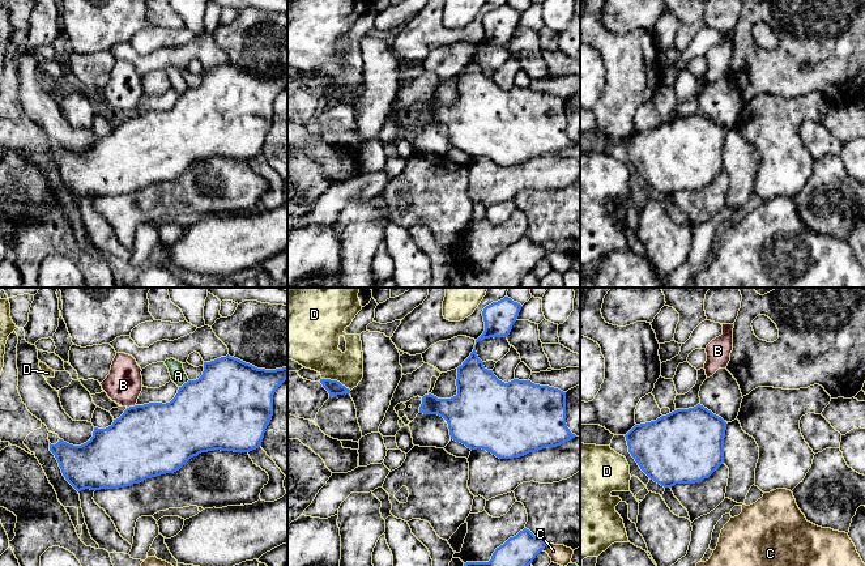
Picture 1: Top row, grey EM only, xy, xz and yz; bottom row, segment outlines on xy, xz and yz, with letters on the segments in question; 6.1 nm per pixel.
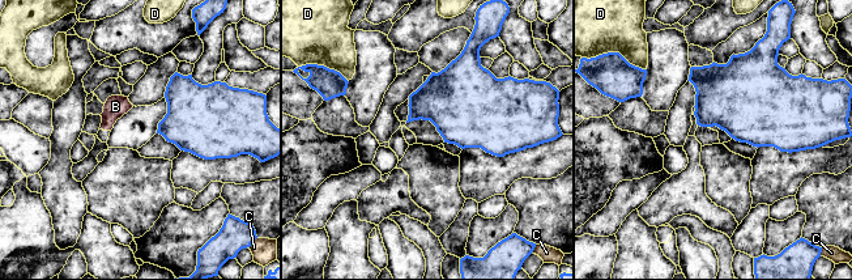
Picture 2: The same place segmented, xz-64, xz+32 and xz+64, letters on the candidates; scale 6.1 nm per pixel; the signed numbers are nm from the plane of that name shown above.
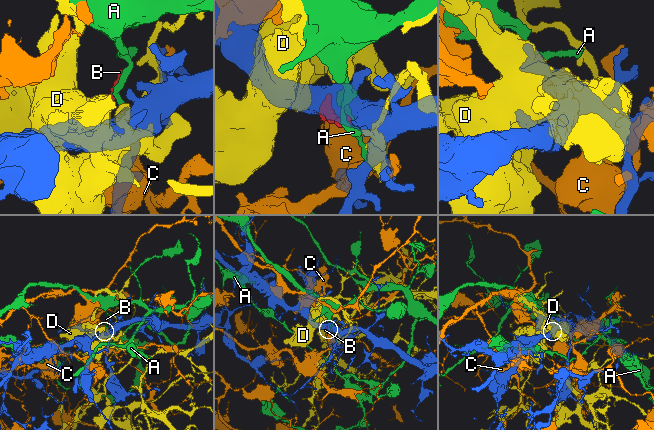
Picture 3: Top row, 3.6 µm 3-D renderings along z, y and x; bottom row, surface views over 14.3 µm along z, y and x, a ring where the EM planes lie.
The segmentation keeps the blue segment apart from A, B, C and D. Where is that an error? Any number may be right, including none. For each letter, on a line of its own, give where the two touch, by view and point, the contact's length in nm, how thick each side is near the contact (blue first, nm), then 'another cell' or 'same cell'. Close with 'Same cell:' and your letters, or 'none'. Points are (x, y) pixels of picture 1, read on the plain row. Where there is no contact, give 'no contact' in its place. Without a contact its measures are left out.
A: meets blue in xy at (184, 90); contact 80 nm long; 460 nm thick on the blue side, 100 nm on the other; another cell
B: meets blue in xy at (131, 114); contact 60 nm long; 460 nm thick on the blue side, 220 nm on the other; another cell
C: meets blue in xz at (545, 252); contact 50 nm long; 220 nm thick on the blue side, 120 nm on the other; another cell
D: meets blue in xz at (336, 88); contact 200 nm long; 90 nm thick on the blue side, 280 nm on the other; another cell
Same cell: none

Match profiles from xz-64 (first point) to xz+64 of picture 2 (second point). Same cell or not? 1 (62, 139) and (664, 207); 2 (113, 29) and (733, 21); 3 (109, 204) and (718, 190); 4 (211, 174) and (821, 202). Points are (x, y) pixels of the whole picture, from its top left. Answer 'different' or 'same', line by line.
1: different
2: same
3: same
4: different

